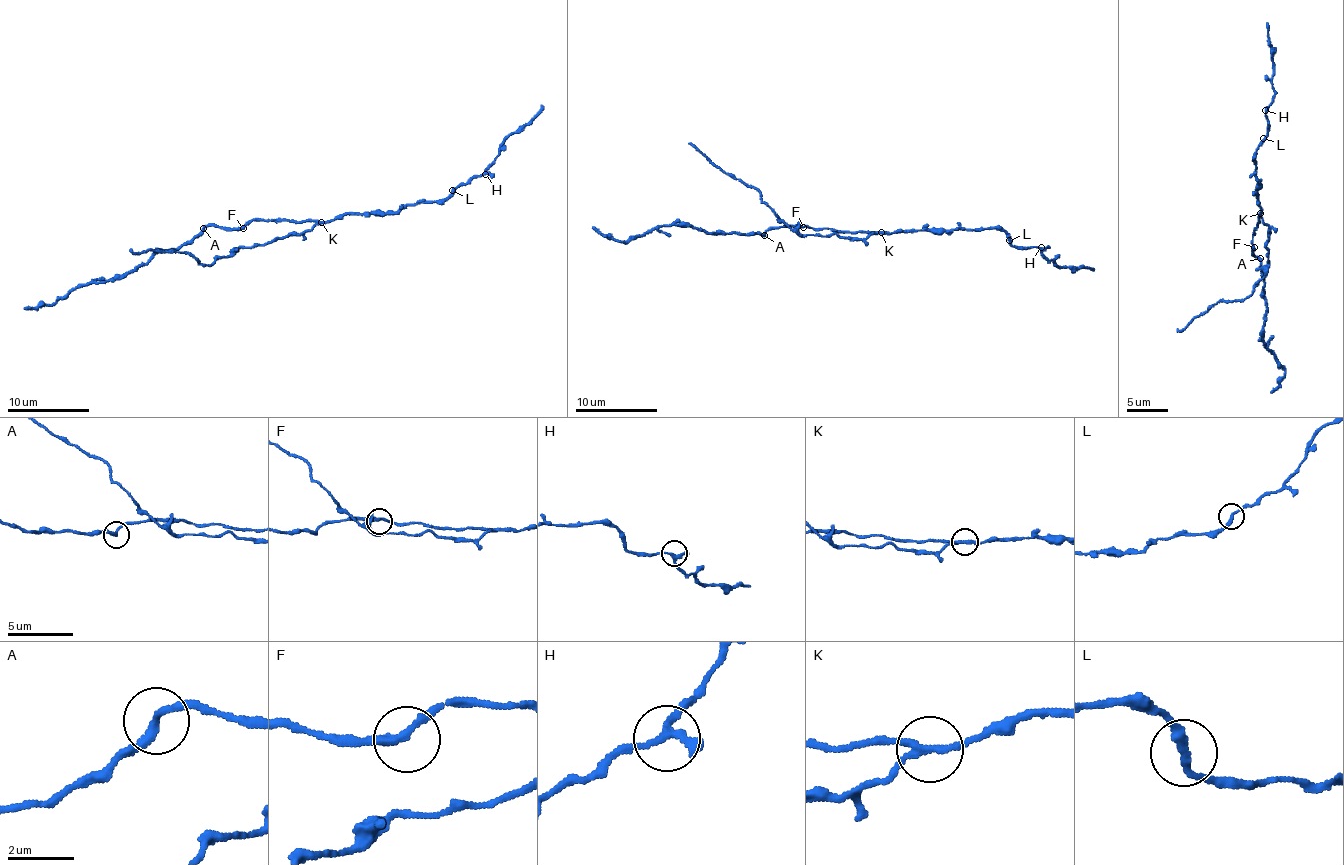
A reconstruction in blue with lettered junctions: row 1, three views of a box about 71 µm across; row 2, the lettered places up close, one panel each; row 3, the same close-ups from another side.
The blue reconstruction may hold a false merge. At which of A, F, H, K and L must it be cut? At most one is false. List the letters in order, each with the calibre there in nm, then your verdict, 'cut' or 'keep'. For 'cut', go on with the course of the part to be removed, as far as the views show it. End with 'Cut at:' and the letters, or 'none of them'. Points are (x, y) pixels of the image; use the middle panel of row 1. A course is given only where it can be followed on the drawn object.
A: 200 nm thick; keep
F: 240 nm thick; keep
H: 170 nm thick; keep
K: 190 nm thick; cut; foreign part runs (881, 232), (865, 238), (793, 231), (757, 190), (712, 165), (688, 143)
L: 240 nm thick; keep
Cut at: K

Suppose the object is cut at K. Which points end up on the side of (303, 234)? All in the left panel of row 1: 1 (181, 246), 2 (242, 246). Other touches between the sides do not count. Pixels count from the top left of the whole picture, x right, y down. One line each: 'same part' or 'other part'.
1: other part
2: same part

